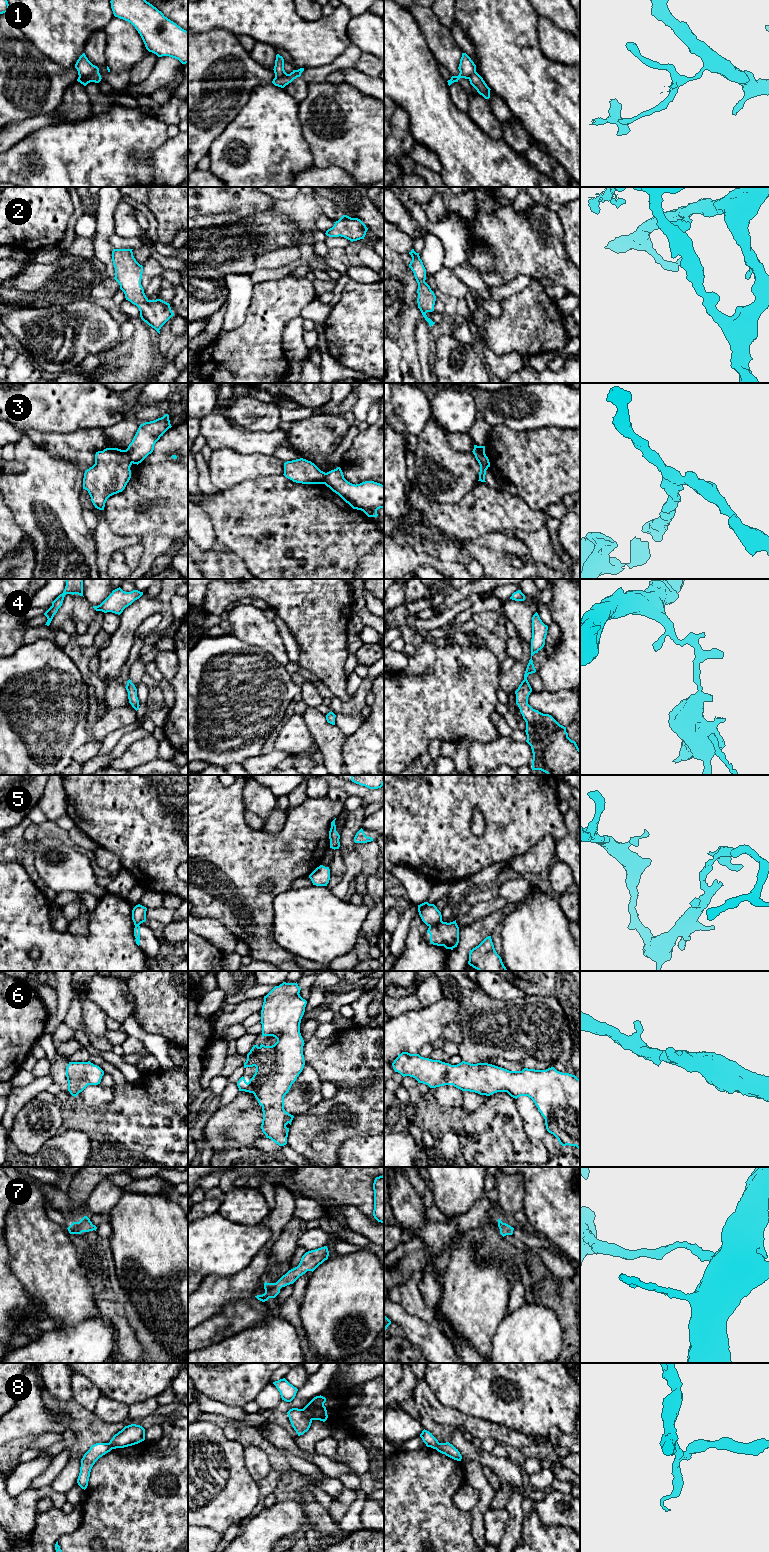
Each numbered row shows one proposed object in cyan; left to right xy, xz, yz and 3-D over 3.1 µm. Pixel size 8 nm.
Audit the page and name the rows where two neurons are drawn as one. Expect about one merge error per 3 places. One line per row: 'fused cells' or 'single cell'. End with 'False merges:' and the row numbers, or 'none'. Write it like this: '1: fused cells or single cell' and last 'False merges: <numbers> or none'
1: fused cells
2: single cell
3: fused cells
4: single cell
5: fused cells
6: single cell
7: single cell
8: fused cells
False merges: 1, 3, 5, 8

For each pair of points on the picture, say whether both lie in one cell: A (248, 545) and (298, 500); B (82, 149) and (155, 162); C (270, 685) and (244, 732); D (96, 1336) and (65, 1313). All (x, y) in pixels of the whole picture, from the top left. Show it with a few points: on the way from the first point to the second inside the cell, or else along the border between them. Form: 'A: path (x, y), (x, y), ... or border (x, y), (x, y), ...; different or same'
A: path (252, 530), (261, 521), (271, 521), (283, 509); same
B: border (163, 143), (146, 161), (151, 168), (151, 176); different
C: path (260, 697), (257, 704), (244, 717), (244, 720); same
D: border (100, 1316), (87, 1318), (72, 1326), (57, 1328); different

